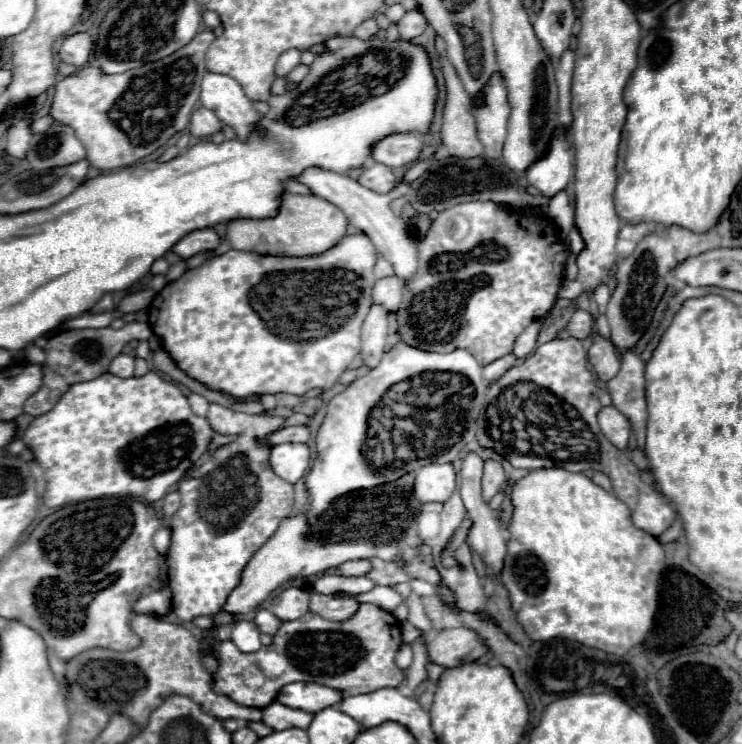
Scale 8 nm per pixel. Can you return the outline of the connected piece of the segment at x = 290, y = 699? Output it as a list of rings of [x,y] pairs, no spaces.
[[[290,683],[278,695],[280,703],[308,713],[338,705],[340,699],[344,699],[342,691],[332,691],[332,687],[320,687],[318,683]]]

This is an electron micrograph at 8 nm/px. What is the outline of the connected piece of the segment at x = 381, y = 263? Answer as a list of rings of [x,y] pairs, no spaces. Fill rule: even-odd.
[[[378,257],[378,263],[376,263],[376,267],[374,267],[374,273],[376,273],[378,279],[384,279],[384,277],[394,275],[394,269],[392,269],[392,265],[390,265],[384,257]]]

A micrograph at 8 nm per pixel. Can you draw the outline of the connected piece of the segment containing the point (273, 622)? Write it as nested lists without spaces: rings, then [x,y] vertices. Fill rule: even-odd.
[[[260,609],[260,611],[256,613],[254,623],[258,625],[258,629],[260,629],[262,633],[268,633],[268,635],[274,635],[274,633],[280,629],[280,625],[282,625],[282,621],[276,619],[276,615],[272,615],[268,609]]]

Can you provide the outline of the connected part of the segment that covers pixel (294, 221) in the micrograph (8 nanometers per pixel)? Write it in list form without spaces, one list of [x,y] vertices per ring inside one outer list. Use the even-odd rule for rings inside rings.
[[[282,195],[280,213],[272,219],[236,219],[226,225],[226,239],[232,249],[252,251],[258,255],[278,257],[308,257],[320,255],[332,249],[340,239],[346,237],[348,219],[346,215],[326,199],[316,195]],[[268,245],[268,247],[260,247]]]

